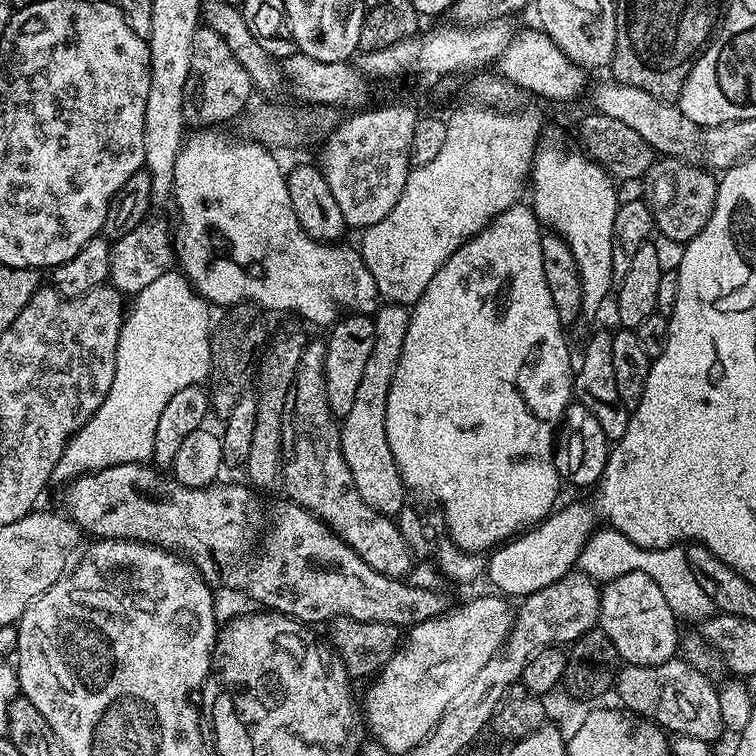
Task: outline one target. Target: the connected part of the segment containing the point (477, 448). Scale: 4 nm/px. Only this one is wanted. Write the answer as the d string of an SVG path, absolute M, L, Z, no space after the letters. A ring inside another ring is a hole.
M521 202L495 216L478 235L470 237L442 265L438 274L430 278L420 301L411 305L405 344L415 345L416 348L402 348L394 378L390 382L390 394L386 398L386 438L393 449L394 462L404 479L405 489L425 492L437 500L435 503L444 514L447 535L462 552L487 553L539 524L557 507L556 495L562 489L562 481L556 472L552 454L558 418L564 415L565 408L574 396L574 356L568 353L568 344L564 341L565 329L558 318L558 310L554 310L554 298L550 298L550 289L546 286L546 274L542 270L541 235L542 225L536 219L535 212L527 203Z

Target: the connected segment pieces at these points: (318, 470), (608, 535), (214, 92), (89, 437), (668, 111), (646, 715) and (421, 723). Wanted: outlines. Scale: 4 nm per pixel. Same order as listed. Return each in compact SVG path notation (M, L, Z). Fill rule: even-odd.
M309 339L302 350L302 358L298 362L298 370L292 379L290 394L286 394L286 406L282 414L282 454L280 455L280 484L291 503L302 506L307 512L332 530L341 540L352 547L354 554L366 562L374 570L387 576L404 578L414 567L414 557L406 546L396 521L391 516L383 516L378 510L366 506L354 486L354 478L350 474L350 466L346 466L346 458L342 454L340 441L340 424L338 418L330 410L326 398L326 378L324 377L324 359L327 343L323 339Z
M604 526L593 531L592 536L586 542L578 561L579 571L597 582L607 582L614 578L622 578L622 574L647 574L654 578L670 606L670 610L681 621L696 620L703 622L710 617L717 615L718 609L714 602L710 602L709 596L702 591L702 586L698 586L698 581L694 579L694 573L686 562L684 548L673 546L671 548L640 548L626 534L618 530Z
M200 26L194 34L189 76L185 84L185 121L189 125L196 124L192 126L224 126L227 120L234 119L249 107L251 96L254 96L252 79L246 70L242 70L242 62L234 58L230 46L226 46L214 30Z
M179 270L166 272L146 286L138 296L140 300L144 299L144 304L138 305L136 312L129 311L120 328L114 382L110 382L110 394L106 394L102 406L98 406L90 422L86 422L86 426L79 428L70 438L62 458L58 458L58 466L54 466L52 471L53 481L71 482L87 472L97 472L119 464L143 464L151 461L154 429L158 426L158 417L161 416L166 402L170 402L170 398L174 398L178 390L209 379L212 371L212 342L210 323L208 324L210 305L193 288L187 276ZM168 300L176 300L176 312L168 312Z
M615 82L600 84L592 92L593 109L596 112L606 114L610 118L618 118L630 130L635 130L646 138L646 142L656 153L664 158L695 161L702 152L702 132L682 110L672 102L654 98L654 94L646 94L646 90L626 86Z
M673 658L662 662L658 666L638 666L629 664L621 667L614 676L614 692L620 695L620 700L629 713L659 724L665 733L690 738L702 738L715 742L720 735L725 735L721 707L719 706L719 691L717 685L707 680L705 673L699 668L692 667L684 658Z
M499 594L480 596L477 600L468 600L461 608L453 607L442 616L435 616L421 624L413 624L407 629L406 639L397 651L389 658L389 662L371 681L372 689L362 696L362 715L366 721L367 731L388 752L407 754L418 742L422 742L436 729L438 718L442 718L442 710L450 706L457 694L462 694L474 677L494 654L503 648L512 632L514 619L513 609L508 609L509 601Z

